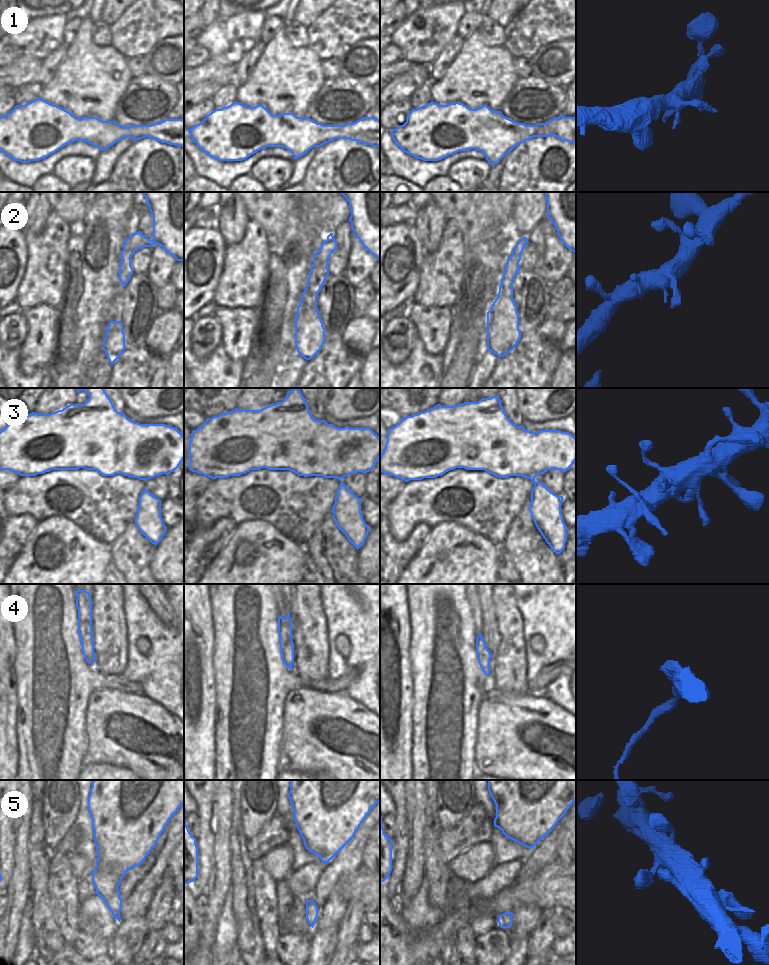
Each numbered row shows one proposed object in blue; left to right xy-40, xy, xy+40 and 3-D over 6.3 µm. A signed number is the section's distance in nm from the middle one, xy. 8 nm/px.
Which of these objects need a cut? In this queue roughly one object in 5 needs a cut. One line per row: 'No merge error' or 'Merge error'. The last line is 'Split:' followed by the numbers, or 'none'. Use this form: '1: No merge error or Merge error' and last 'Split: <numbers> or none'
1: No merge error
2: No merge error
3: No merge error
4: No merge error
5: No merge error
Split: none

